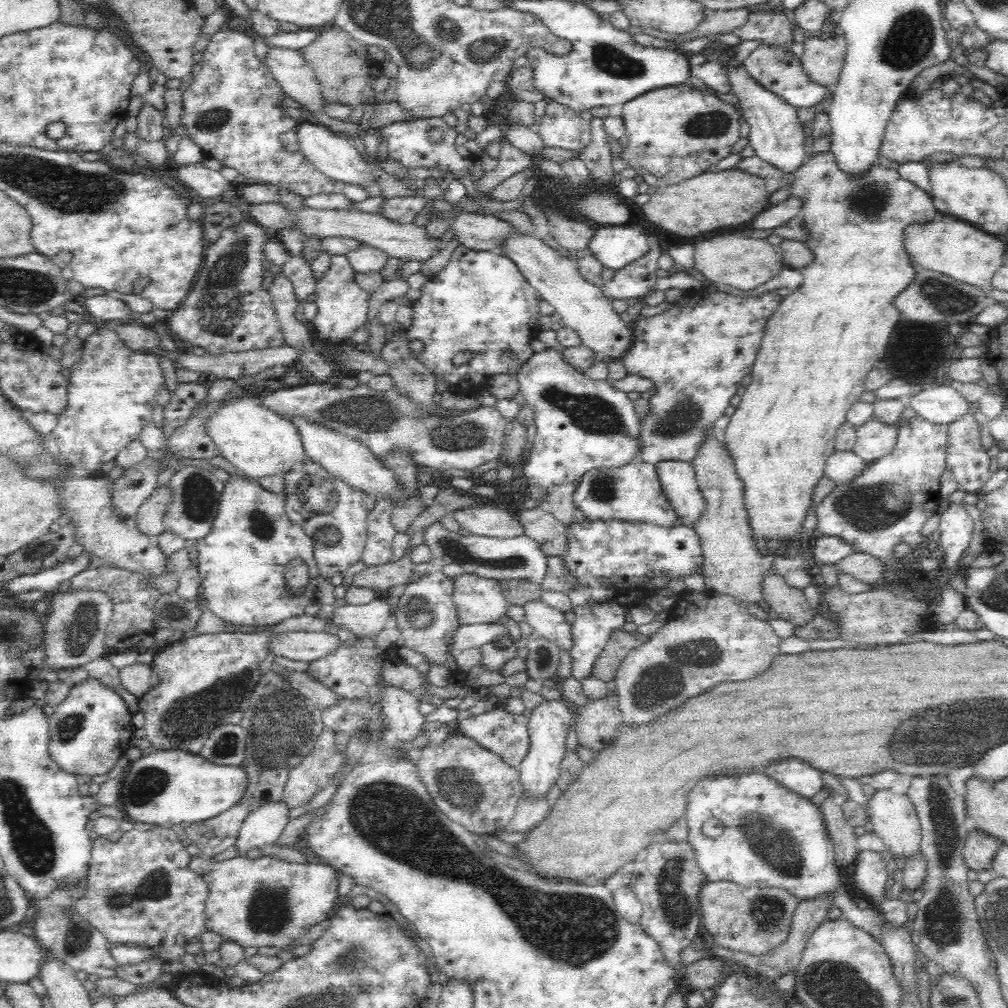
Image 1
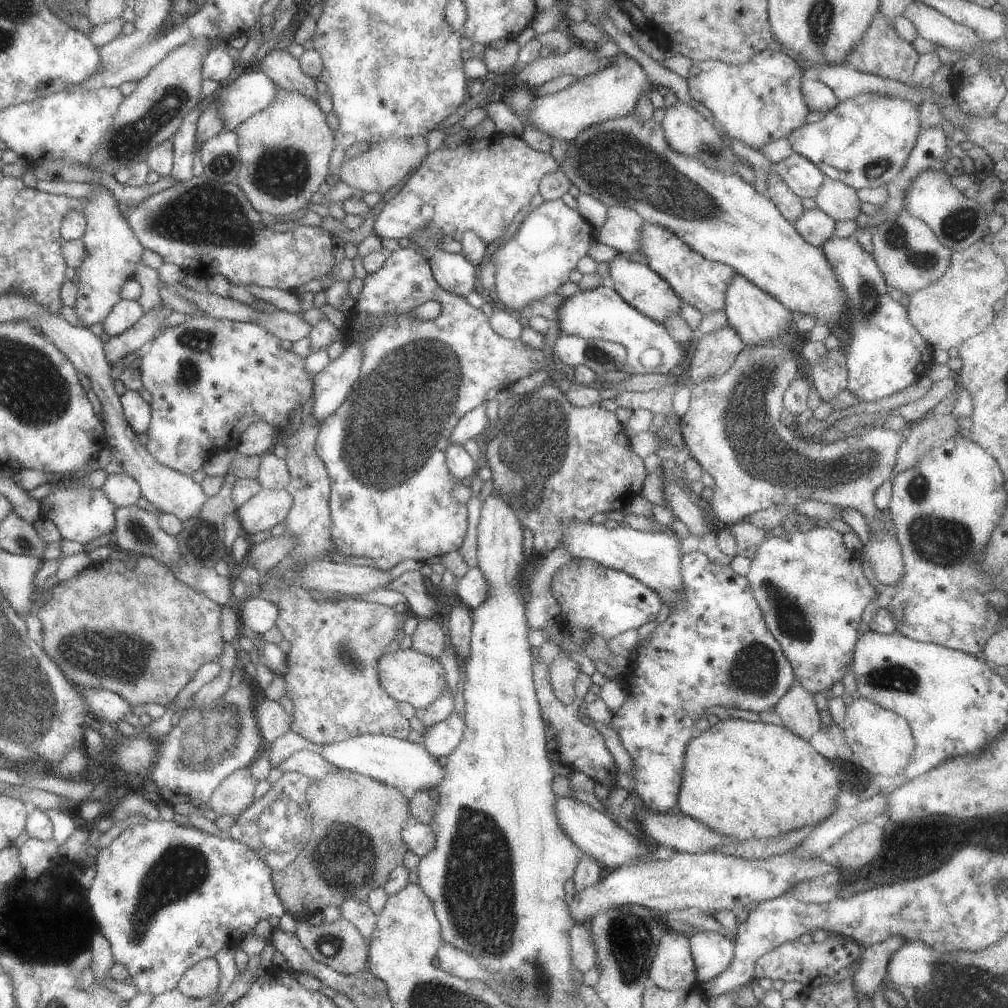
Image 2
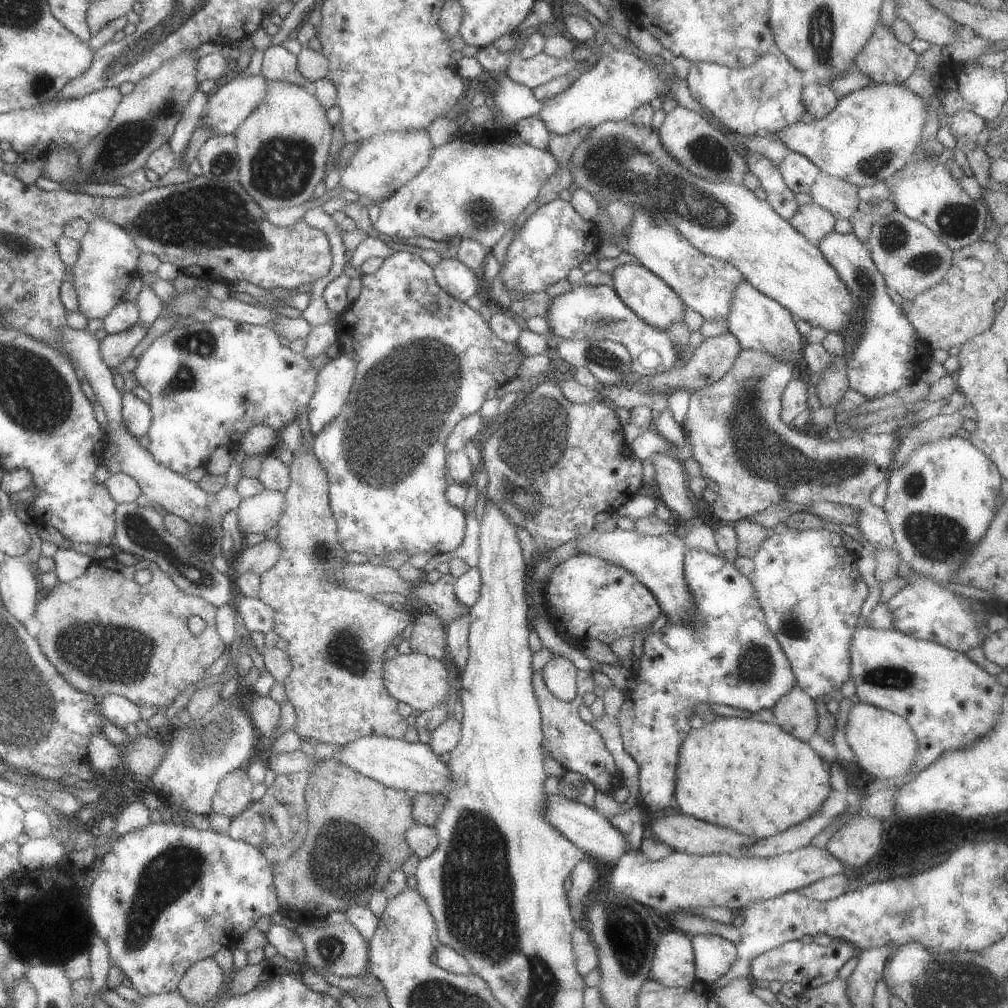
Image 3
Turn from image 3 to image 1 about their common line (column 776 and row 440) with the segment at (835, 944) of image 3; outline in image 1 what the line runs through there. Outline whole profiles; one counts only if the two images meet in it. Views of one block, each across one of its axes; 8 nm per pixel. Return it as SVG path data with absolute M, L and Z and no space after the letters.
M968 413L947 428L945 466L953 472L957 490L977 493L990 478L989 456L980 441L974 414Z

